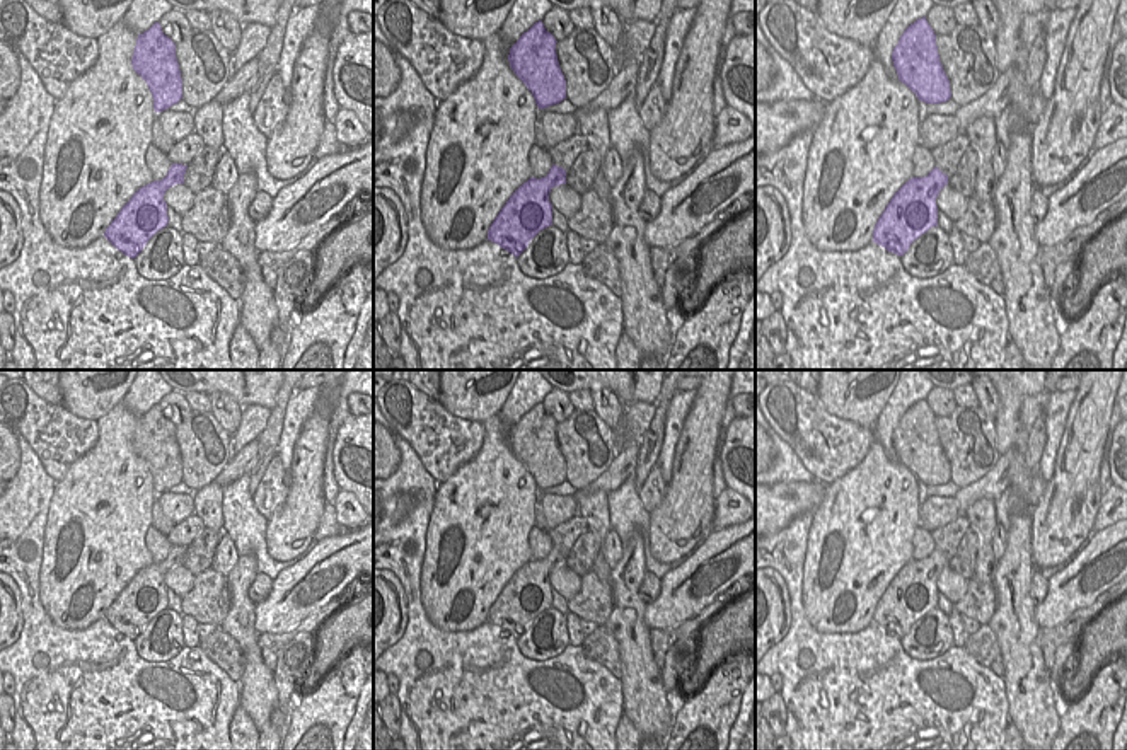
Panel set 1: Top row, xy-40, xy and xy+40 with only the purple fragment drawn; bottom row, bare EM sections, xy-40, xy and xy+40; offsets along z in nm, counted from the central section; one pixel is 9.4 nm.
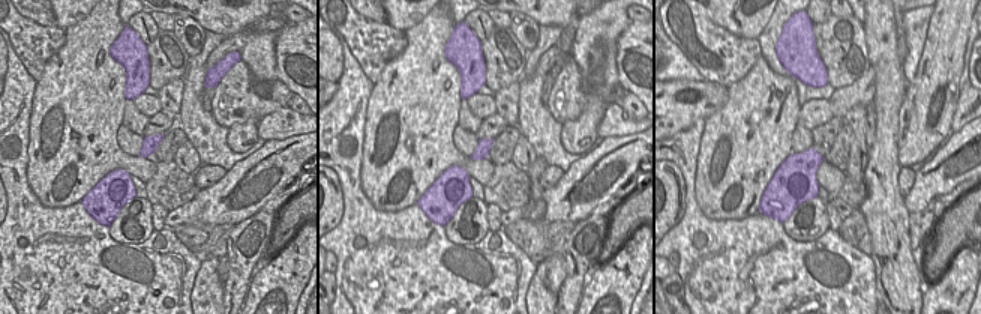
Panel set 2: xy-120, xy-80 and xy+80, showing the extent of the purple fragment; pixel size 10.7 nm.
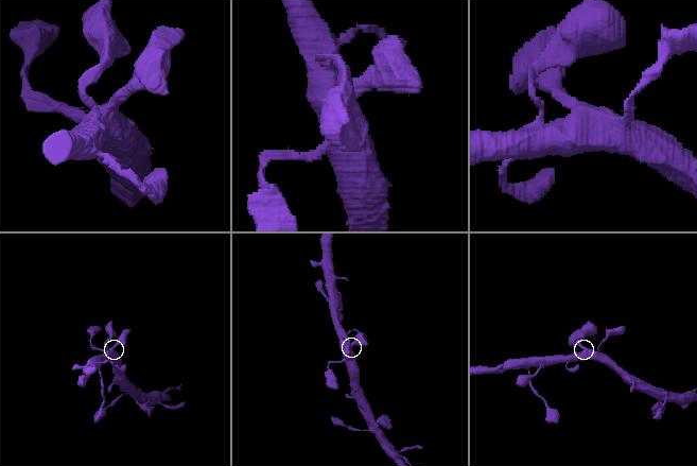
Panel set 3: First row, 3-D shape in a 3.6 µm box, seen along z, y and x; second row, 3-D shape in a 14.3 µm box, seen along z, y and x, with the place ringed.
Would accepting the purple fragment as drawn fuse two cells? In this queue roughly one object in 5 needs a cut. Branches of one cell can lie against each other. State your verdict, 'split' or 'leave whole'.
leave whole

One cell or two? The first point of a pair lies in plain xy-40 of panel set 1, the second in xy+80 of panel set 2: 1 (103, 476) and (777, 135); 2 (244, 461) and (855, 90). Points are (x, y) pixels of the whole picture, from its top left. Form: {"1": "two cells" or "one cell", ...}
{"1": "one cell", "2": "one cell"}

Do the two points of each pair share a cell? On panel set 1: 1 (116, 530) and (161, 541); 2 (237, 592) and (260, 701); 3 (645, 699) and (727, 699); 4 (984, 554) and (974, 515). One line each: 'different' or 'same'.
1: different
2: same
3: different
4: same

